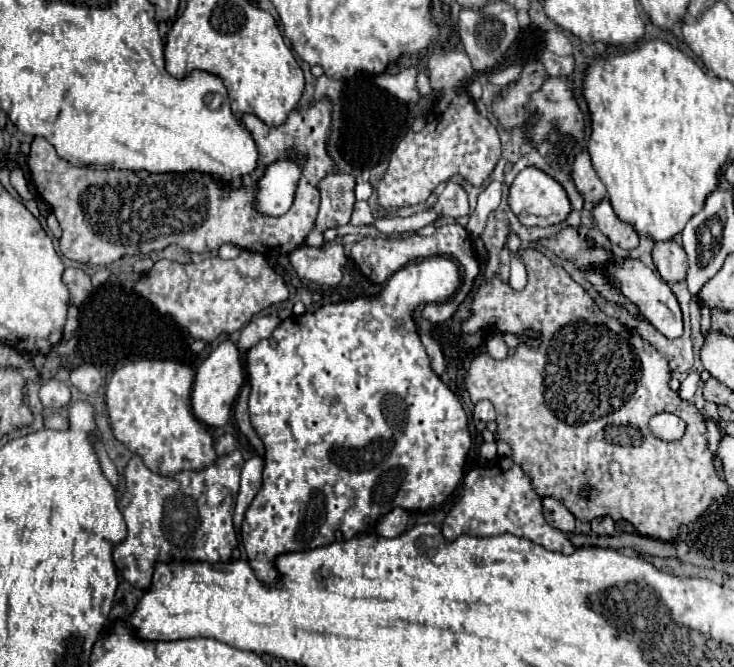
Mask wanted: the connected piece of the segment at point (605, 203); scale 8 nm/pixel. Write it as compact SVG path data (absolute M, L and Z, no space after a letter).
M603 199L593 207L593 219L597 227L611 239L611 243L619 245L621 249L635 249L639 245L637 231L633 229L631 223L621 221L615 215L609 199Z

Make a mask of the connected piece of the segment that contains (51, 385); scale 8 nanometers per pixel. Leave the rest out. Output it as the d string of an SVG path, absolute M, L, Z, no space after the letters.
M47 379L43 381L41 389L39 389L39 399L43 403L43 407L65 407L71 399L69 387L57 379Z

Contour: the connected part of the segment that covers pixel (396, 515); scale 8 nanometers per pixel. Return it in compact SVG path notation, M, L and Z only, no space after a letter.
M393 509L391 513L379 517L375 523L375 531L381 537L393 537L401 535L401 531L407 529L407 511L405 509Z

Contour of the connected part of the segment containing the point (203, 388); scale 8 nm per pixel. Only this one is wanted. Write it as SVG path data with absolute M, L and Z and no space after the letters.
M225 339L197 369L193 393L191 393L191 409L195 417L209 427L223 427L229 421L233 403L243 385L243 361L237 345L231 339Z

